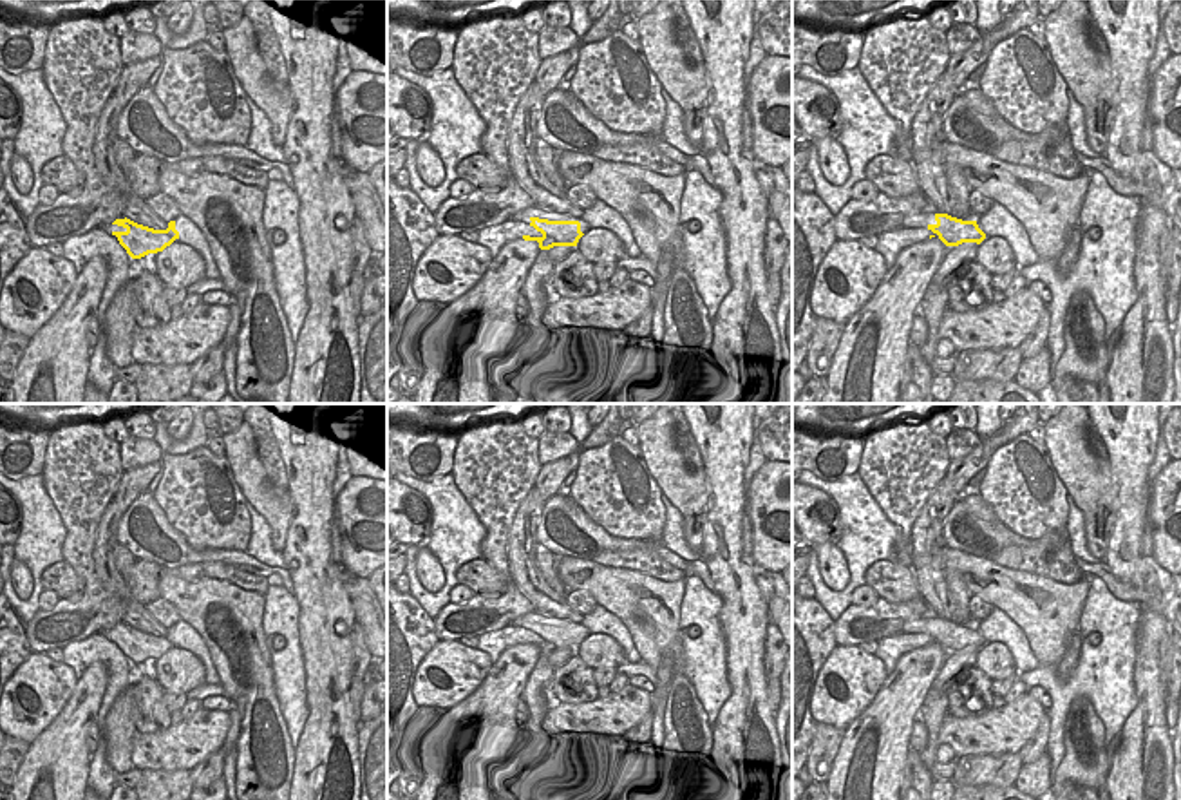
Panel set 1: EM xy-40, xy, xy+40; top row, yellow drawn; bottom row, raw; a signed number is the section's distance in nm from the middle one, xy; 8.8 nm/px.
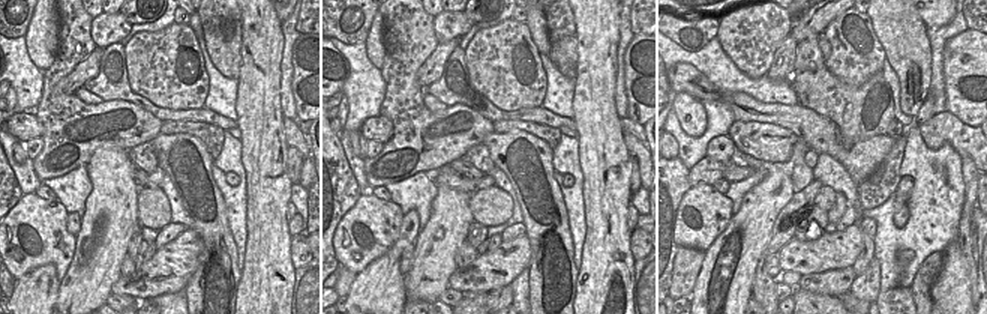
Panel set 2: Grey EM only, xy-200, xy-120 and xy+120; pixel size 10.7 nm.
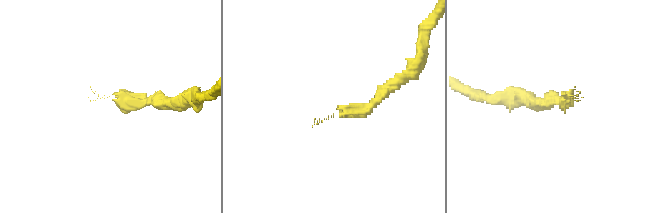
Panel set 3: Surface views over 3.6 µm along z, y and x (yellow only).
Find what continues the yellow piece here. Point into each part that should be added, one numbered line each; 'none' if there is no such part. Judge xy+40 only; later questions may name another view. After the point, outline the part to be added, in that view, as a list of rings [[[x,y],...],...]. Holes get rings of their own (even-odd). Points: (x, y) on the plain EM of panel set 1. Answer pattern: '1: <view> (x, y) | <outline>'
1: xy+40 (923, 625) | [[[921,617],[915,621],[906,621],[902,624],[902,633],[928,633],[930,630],[937,630],[935,621],[939,617]]]

